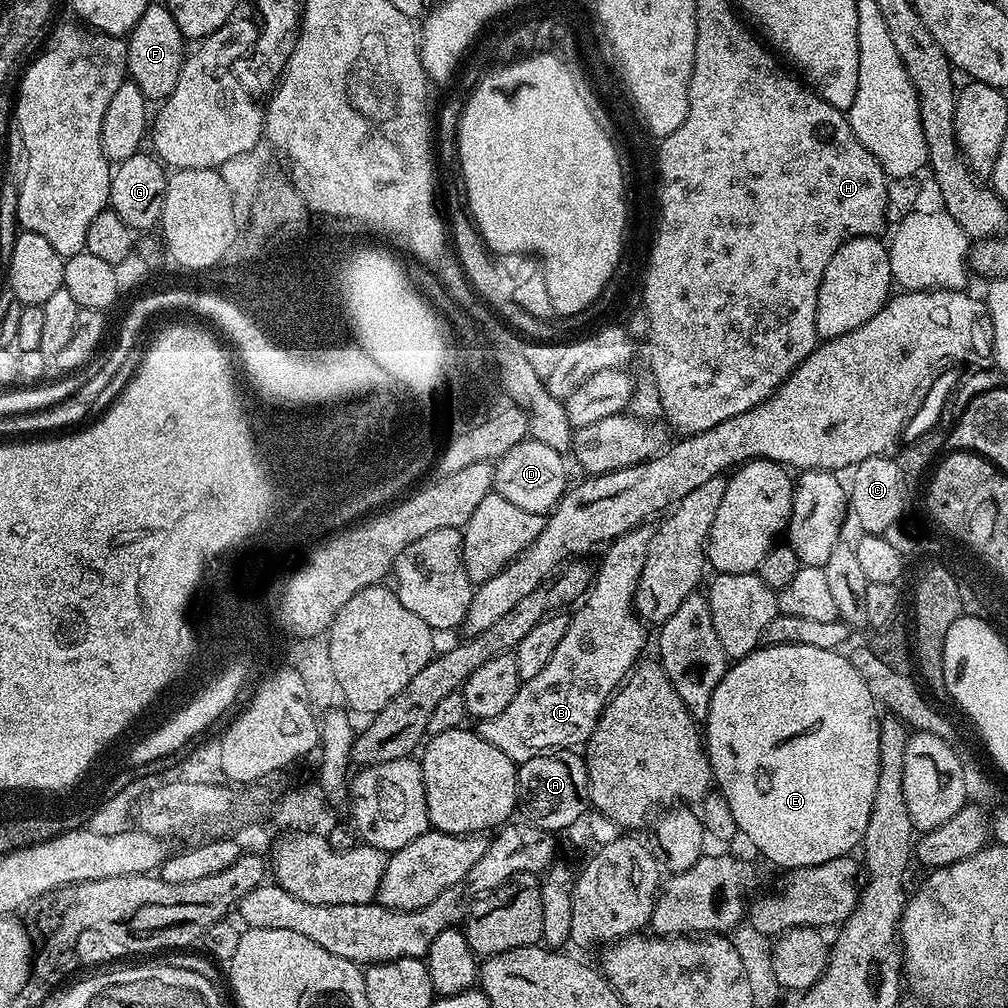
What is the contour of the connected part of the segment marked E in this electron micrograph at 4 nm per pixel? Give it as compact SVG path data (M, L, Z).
M761 646L756 651L751 652L748 656L743 656L740 660L735 661L725 672L722 682L718 682L718 686L714 690L714 694L710 698L710 710L708 711L708 719L702 728L702 739L706 745L708 761L712 767L712 778L715 787L719 793L726 798L729 803L731 812L734 813L734 822L741 837L745 836L766 859L772 864L777 864L783 870L791 870L793 868L813 868L822 862L830 862L839 856L847 856L853 851L852 847L859 845L866 834L866 822L870 822L870 806L874 803L875 786L878 783L879 770L879 728L881 717L876 716L878 713L878 705L876 700L870 694L870 690L866 686L866 682L862 682L862 674L858 674L858 670L854 670L851 659L847 655L841 654L839 651L831 652L830 650L818 650L818 646Z

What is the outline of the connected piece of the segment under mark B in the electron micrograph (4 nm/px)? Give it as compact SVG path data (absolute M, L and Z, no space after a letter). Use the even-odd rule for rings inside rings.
M645 522L622 534L603 549L600 569L595 569L594 579L582 603L575 609L577 612L571 613L566 634L562 634L562 642L558 642L558 650L554 650L550 662L546 662L546 670L541 670L535 678L523 681L514 694L514 702L510 702L510 706L506 706L502 714L479 721L480 736L486 738L490 746L498 746L498 750L502 750L506 758L523 762L542 752L575 749L592 737L592 731L600 720L600 713L608 705L612 693L628 679L629 672L641 659L646 625L634 611L634 601L642 566L646 566L646 554L653 531L653 525Z

